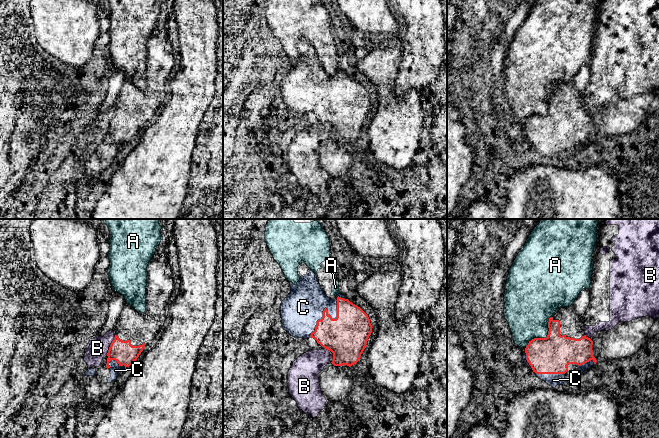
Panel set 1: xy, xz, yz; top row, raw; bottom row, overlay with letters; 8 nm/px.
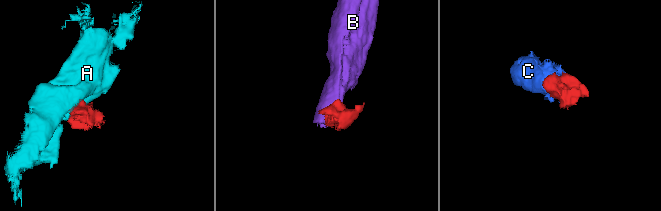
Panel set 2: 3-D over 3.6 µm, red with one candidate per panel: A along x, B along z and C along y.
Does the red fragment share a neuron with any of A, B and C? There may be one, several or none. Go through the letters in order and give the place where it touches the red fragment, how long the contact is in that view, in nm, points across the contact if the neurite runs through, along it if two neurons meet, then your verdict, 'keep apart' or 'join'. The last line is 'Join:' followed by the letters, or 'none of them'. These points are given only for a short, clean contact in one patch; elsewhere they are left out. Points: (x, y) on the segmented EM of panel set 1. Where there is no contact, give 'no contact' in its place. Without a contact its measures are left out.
A: meets red in yz at (547, 336); contact 340 nm long; keep apart
B: meets red in xy at (110, 345); contact 180 nm long; border along xy (115, 335), (106, 354); keep apart
C: meets red in xz at (327, 313); contact 440 nm long; join
Join: C

